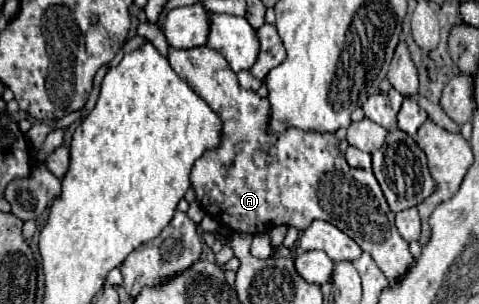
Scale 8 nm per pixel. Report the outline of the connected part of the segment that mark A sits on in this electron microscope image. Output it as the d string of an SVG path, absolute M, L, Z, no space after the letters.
M197 46L189 50L169 48L171 68L203 98L223 120L223 142L219 150L205 152L191 170L191 184L197 194L201 208L223 228L239 234L265 234L273 226L293 226L303 232L313 220L325 220L343 230L353 238L363 252L369 252L381 272L395 282L411 264L413 256L407 248L407 242L395 226L395 214L389 210L387 200L381 192L381 186L375 176L365 176L365 180L353 180L351 166L347 164L343 152L339 150L339 140L331 132L319 130L299 130L287 128L281 134L269 132L271 106L267 98L261 98L253 90L239 86L237 74L229 68L227 60L209 46Z

